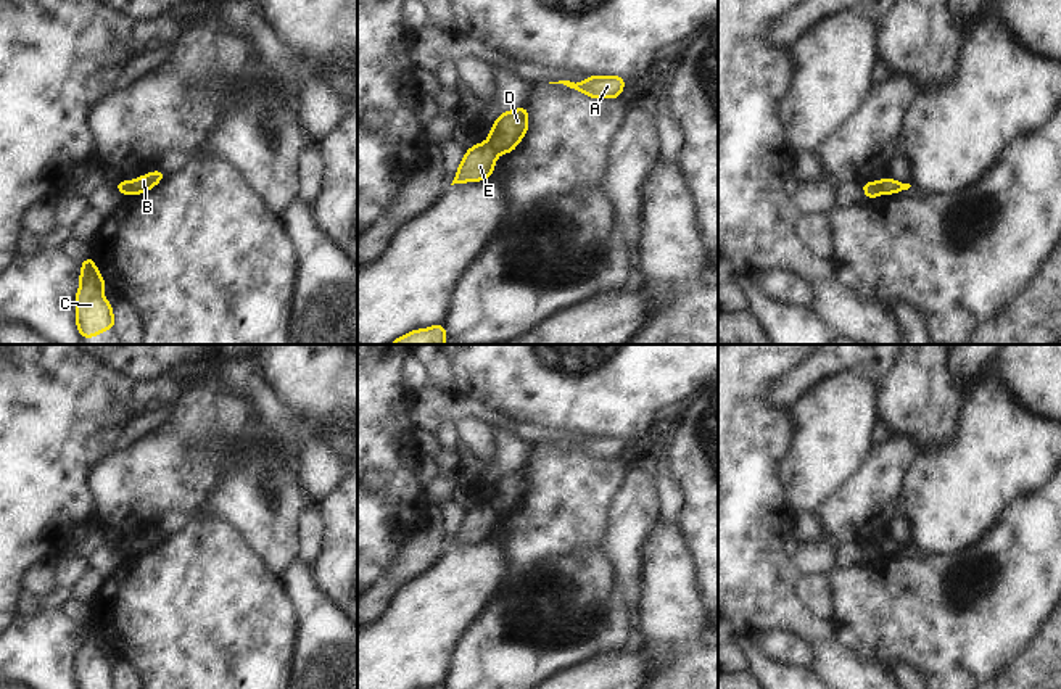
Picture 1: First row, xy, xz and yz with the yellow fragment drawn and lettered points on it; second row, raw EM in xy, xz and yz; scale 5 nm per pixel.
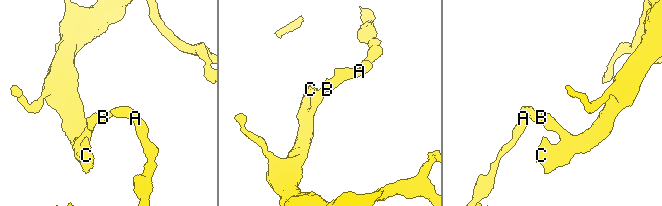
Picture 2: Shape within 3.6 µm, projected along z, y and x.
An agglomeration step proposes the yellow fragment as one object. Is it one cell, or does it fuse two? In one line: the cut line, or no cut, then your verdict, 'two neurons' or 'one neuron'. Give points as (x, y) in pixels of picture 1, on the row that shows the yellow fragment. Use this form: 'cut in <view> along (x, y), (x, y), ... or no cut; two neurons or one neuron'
cut in xy along (131, 182), (127, 193); two neurons

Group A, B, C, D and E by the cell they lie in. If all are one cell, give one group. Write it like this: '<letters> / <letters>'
A B D / C E

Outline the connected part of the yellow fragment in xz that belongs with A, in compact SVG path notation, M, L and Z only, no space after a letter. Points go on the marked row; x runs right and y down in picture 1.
M591 76L589 79L575 84L570 80L559 80L549 84L564 84L573 90L580 90L591 98L620 98L625 87L623 77L618 76Z

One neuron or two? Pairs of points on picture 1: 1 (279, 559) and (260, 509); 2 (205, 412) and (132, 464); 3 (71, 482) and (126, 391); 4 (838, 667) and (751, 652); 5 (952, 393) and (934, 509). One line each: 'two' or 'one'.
1: one
2: one
3: one
4: two
5: two

